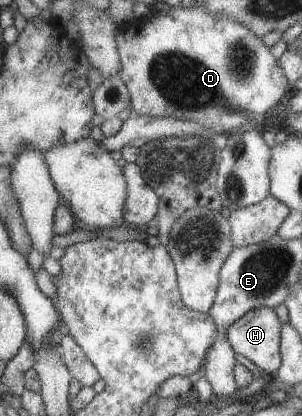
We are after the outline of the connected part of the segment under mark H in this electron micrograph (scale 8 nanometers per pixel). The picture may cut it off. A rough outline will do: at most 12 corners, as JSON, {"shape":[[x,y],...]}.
{"shape":[[259,307],[228,327],[236,355],[264,375],[282,364],[281,327],[273,308]]}

